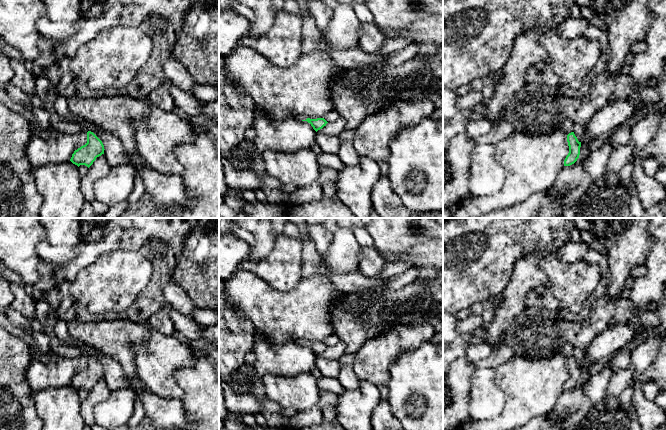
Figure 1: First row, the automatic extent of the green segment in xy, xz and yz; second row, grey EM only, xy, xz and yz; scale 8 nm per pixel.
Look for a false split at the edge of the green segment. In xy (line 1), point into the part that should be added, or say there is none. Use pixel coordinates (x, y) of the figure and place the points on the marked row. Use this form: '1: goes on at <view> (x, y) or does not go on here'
1: does not go on here

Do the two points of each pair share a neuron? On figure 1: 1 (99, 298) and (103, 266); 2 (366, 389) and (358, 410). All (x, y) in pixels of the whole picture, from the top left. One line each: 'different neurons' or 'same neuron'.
1: same neuron
2: same neuron

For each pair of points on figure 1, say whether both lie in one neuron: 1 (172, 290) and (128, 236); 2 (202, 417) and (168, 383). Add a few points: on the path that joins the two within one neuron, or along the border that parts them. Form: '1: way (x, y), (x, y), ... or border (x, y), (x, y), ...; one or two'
1: border (171, 278), (163, 291), (165, 301); two
2: border (174, 375), (175, 381), (183, 391), (181, 399); two

